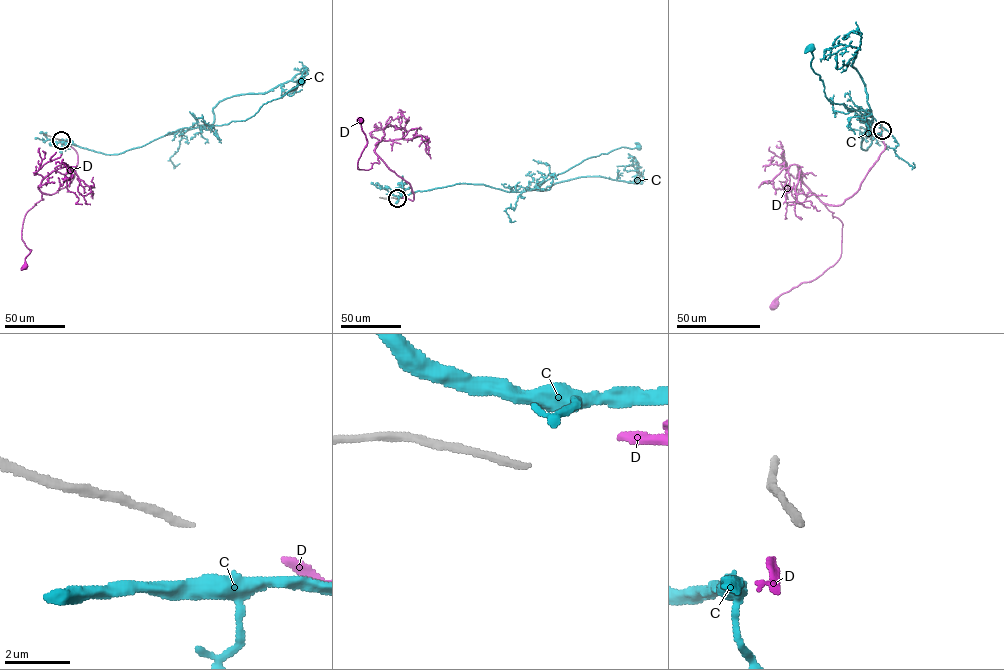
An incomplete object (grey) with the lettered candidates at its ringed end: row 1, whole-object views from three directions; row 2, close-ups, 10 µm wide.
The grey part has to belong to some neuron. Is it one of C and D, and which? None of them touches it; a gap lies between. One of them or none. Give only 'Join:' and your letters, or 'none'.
Join: none

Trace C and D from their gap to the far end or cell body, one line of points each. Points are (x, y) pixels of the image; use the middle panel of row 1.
C: (398, 197), (460, 183), (481, 184), (507, 191), (537, 190), (546, 180), (587, 158), (622, 147), (639, 148)
D: (400, 197), (413, 200), (410, 184), (379, 157), (370, 169), (357, 168), (367, 143), (360, 120)

